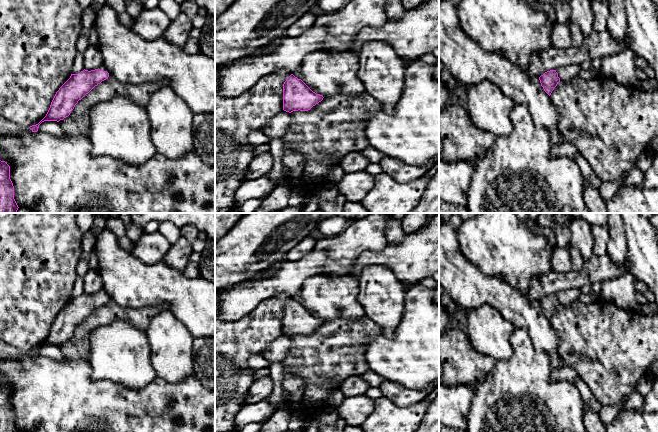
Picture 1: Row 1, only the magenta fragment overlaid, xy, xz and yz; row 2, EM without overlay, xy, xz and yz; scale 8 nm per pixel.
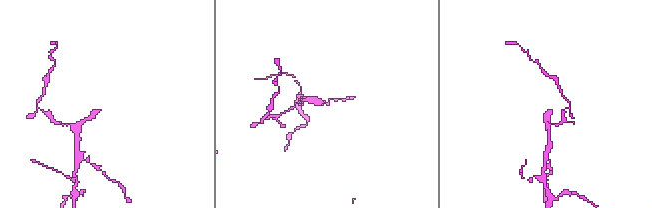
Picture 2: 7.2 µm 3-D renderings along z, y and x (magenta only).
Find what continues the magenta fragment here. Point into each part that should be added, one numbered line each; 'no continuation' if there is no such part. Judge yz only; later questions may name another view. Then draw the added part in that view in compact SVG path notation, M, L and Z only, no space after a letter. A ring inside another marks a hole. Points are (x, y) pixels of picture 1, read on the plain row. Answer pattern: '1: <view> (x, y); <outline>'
1: yz (568, 296); M566 289L557 292L556 296L558 297L558 301L560 302L560 305L565 306L578 300L580 294L581 294L580 289Z

